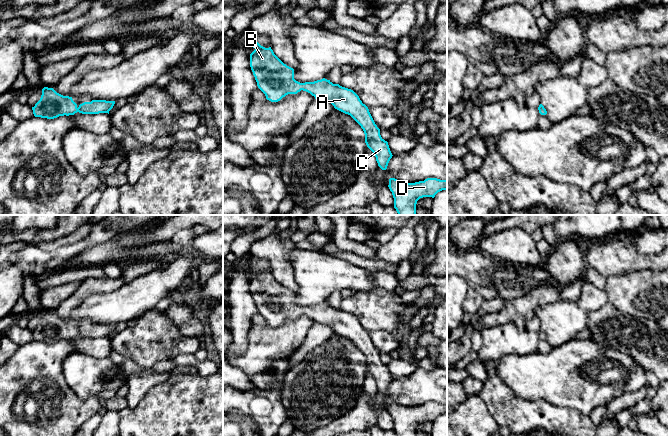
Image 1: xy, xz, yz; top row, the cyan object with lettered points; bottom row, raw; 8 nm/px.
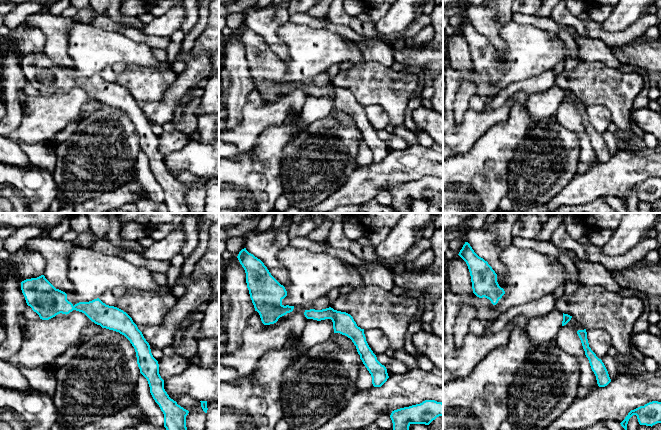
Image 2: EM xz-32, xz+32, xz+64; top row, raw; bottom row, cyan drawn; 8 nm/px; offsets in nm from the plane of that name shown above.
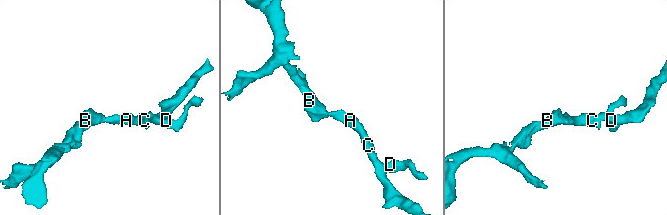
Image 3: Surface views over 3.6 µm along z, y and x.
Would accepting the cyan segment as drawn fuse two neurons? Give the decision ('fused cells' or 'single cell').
single cell

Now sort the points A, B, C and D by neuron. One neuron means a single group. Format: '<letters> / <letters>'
A B C D

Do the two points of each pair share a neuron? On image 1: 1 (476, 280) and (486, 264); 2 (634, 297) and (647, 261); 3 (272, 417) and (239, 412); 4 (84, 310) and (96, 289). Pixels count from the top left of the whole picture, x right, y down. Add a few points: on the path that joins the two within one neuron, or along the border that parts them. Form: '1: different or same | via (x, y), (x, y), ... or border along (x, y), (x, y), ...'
1: same | via (478, 276), (482, 268)
2: different | border along (657, 270), (641, 269), (621, 274)
3: same | via (264, 420), (256, 420), (247, 415)
4: different | border along (115, 289), (107, 293), (89, 295), (74, 310)

